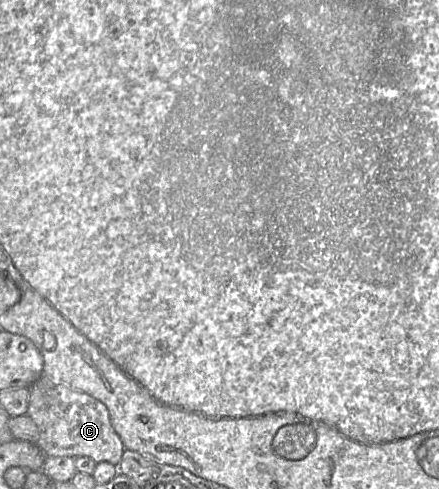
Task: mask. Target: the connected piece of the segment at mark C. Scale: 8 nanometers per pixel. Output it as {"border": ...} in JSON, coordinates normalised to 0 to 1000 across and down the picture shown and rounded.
{"border":[[[93,767],[66,796],[62,849],[87,873],[89,898],[84,912],[103,933],[112,935],[203,935],[219,947],[246,945],[267,953],[278,937],[285,914],[260,879],[241,830],[214,812],[130,783],[103,767]]]}

